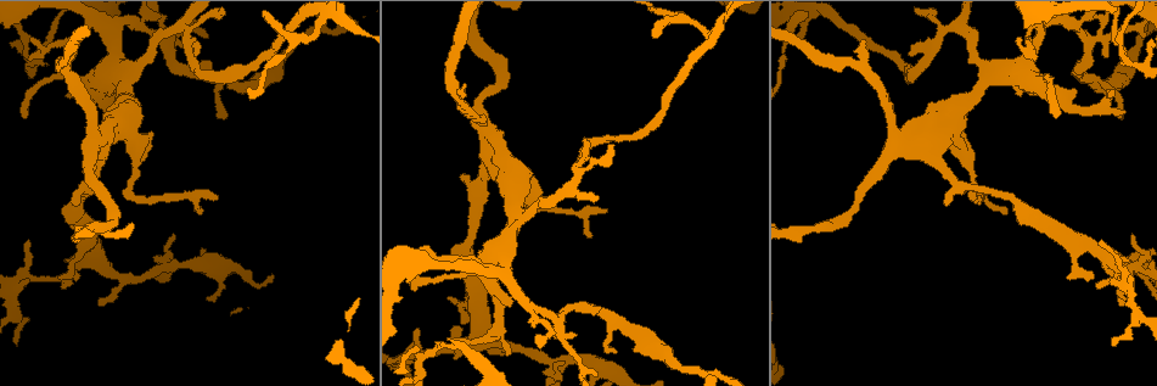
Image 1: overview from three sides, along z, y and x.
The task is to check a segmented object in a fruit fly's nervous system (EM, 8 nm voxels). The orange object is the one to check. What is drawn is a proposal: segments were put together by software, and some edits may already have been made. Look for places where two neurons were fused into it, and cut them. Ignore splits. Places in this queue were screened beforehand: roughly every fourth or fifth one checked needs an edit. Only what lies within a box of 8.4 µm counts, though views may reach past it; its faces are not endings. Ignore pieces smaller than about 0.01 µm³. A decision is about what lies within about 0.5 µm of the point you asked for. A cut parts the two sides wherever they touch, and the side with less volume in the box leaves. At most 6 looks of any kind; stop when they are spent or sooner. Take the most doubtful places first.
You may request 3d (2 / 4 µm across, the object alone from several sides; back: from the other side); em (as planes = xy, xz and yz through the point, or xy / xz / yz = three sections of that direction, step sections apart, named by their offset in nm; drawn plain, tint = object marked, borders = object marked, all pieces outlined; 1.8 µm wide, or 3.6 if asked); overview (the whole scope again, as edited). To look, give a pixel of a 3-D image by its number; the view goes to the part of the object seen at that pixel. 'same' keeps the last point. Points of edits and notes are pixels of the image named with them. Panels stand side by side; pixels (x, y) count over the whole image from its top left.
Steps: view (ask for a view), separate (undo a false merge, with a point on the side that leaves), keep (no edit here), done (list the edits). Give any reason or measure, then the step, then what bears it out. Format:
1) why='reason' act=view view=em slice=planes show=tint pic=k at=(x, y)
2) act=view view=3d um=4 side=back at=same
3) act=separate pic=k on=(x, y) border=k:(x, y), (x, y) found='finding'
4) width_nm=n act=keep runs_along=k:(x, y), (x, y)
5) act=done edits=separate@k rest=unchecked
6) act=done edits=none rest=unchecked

act=view view=3d um=2 pic=1 at=(1132, 269)

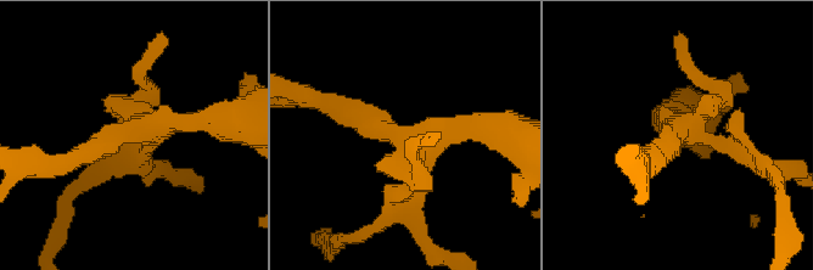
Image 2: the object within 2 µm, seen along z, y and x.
act=view view=em slice=xy step=8 show=tint pic=2 at=(140, 132)

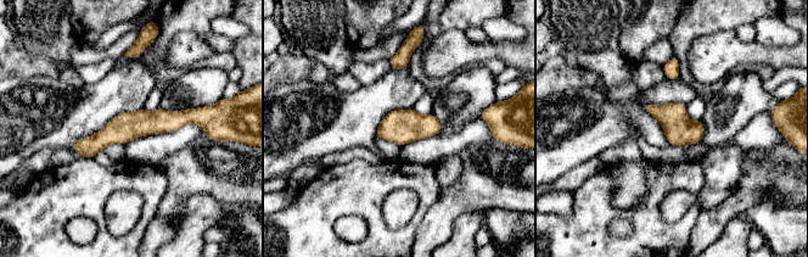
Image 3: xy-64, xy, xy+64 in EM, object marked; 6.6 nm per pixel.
why='cut it another way' act=view view=em slice=planes show=tint at=same

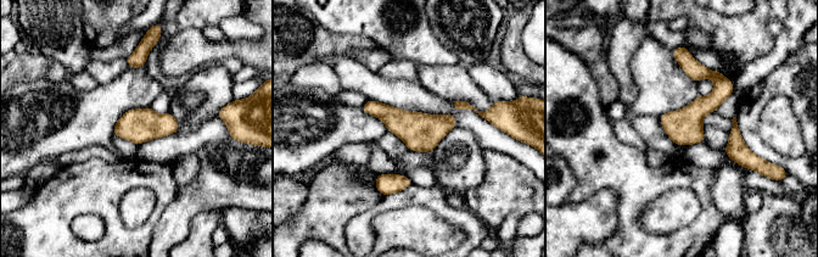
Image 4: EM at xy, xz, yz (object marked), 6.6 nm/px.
width_nm=220 act=keep found='continuous, no second neuron'

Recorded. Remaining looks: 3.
why='a fork' act=view view=em slice=xz step=16 show=plain pic=1 at=(1124, 60)

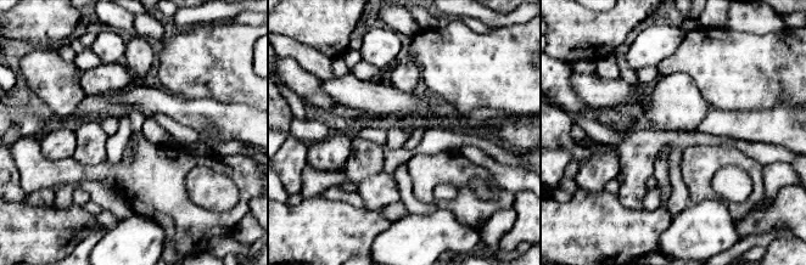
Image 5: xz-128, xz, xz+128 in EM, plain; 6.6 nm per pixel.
act=view view=em slice=xz step=16 show=tint at=same

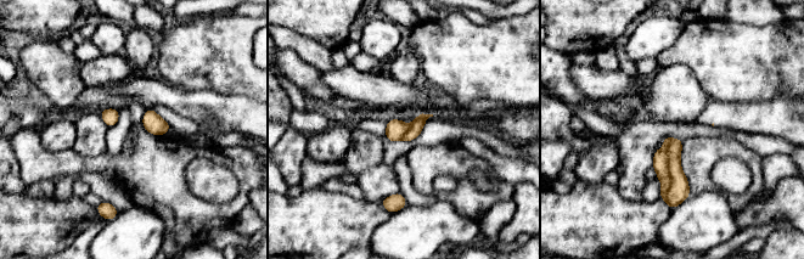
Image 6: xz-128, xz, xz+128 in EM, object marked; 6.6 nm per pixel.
width_nm=50 act=keep found='continuous, no second neuron'

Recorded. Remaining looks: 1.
act=done edits=none rest=unchecked

